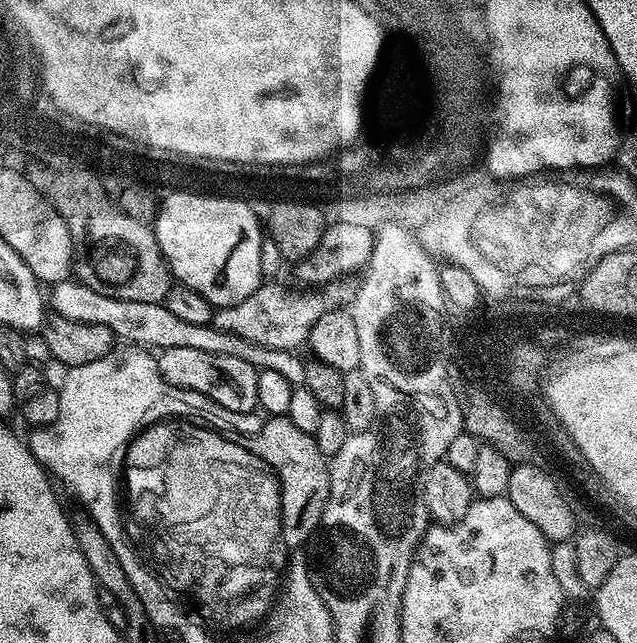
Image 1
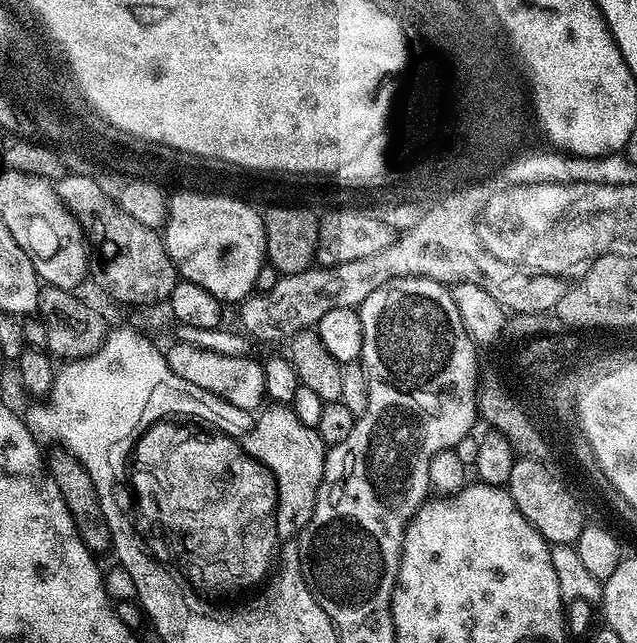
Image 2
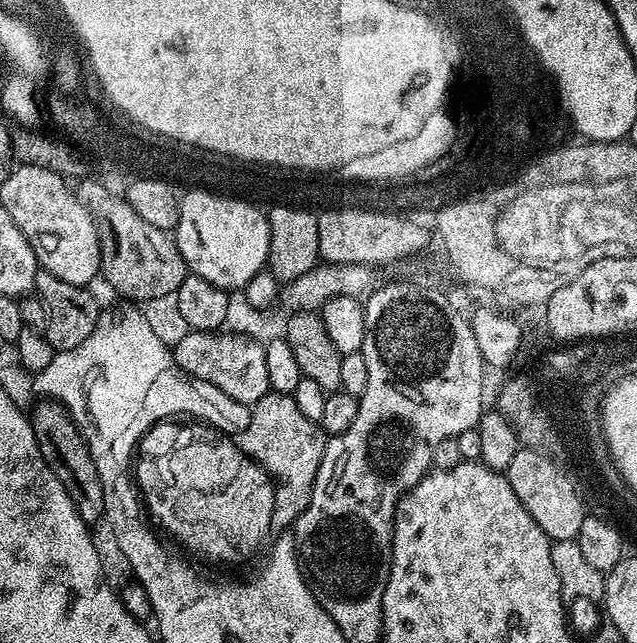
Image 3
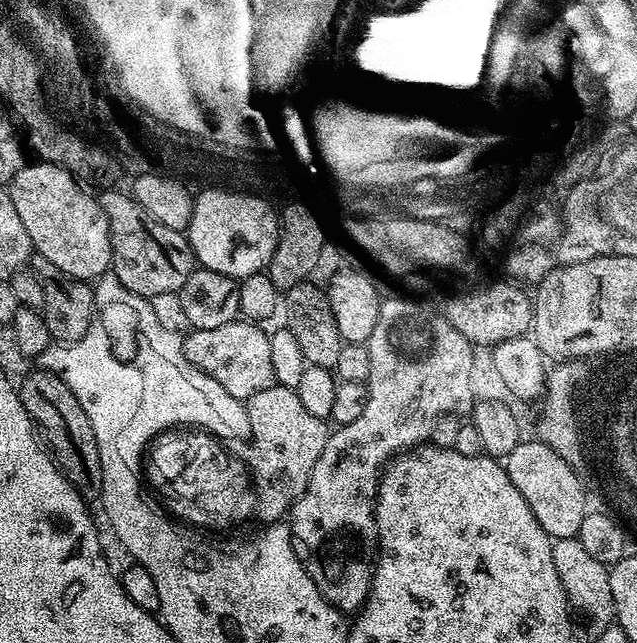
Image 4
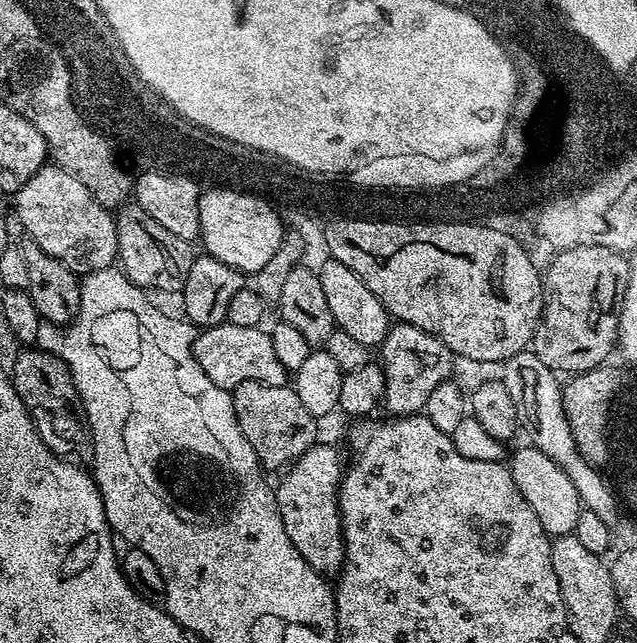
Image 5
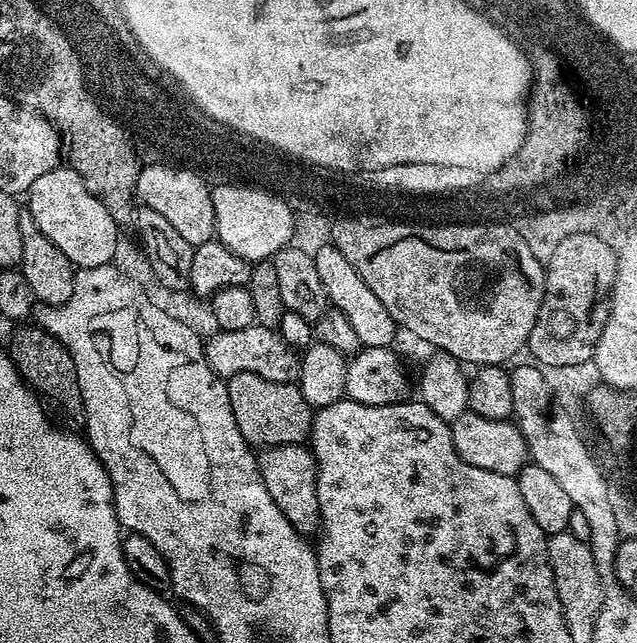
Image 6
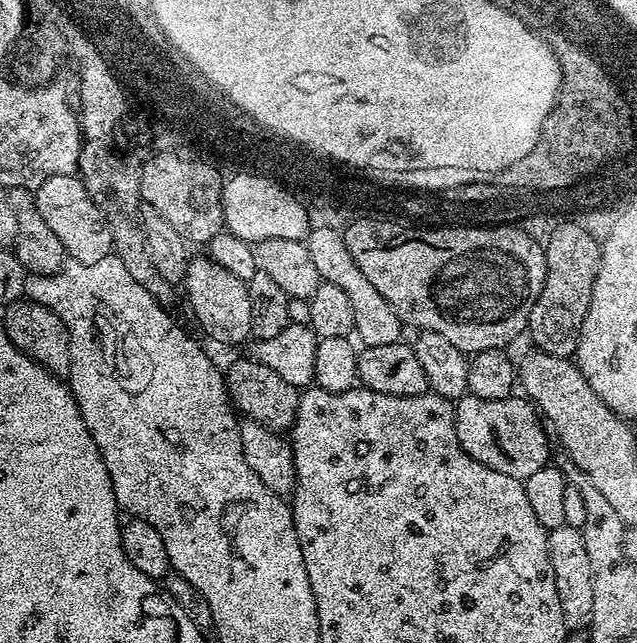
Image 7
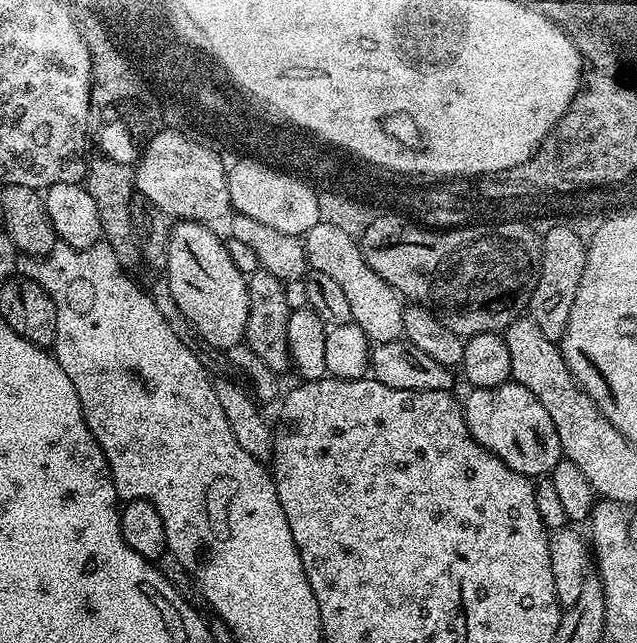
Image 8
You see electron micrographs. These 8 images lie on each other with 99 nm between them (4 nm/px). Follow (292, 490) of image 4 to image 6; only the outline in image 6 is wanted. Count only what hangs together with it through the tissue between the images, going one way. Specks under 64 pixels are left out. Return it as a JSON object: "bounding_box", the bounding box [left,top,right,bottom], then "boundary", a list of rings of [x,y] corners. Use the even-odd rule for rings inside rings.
{"bounding_box":[226,372,314,449],"boundary":[[[249,372],[229,376],[226,383],[234,422],[238,422],[238,430],[249,444],[261,449],[281,448],[287,444],[304,444],[311,437],[314,409],[302,398],[299,383],[270,382],[270,378]]]}

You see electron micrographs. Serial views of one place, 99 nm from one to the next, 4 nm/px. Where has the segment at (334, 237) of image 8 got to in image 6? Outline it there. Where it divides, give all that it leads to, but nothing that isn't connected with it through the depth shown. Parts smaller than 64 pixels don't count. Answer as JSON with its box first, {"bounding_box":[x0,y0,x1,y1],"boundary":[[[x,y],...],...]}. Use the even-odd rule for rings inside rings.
{"bounding_box":[312,242,398,348],"boundary":[[[329,242],[316,251],[312,261],[314,266],[318,266],[318,278],[322,278],[322,286],[328,295],[329,305],[335,311],[346,314],[346,319],[350,326],[354,326],[361,345],[366,348],[392,348],[395,345],[398,325],[394,318],[390,318],[386,306],[382,306],[382,301],[374,295],[374,290],[370,290],[370,286],[362,282],[362,274],[358,274],[358,270],[350,266],[346,254],[342,254],[342,250],[336,249]]]}

